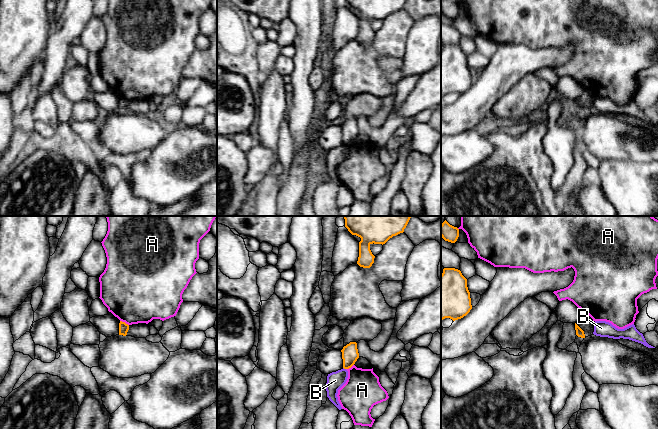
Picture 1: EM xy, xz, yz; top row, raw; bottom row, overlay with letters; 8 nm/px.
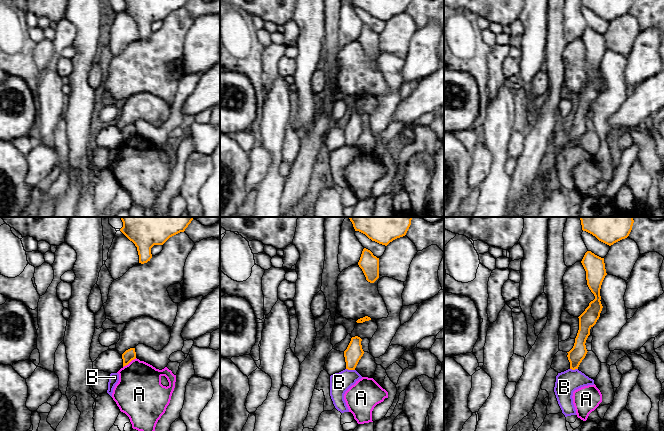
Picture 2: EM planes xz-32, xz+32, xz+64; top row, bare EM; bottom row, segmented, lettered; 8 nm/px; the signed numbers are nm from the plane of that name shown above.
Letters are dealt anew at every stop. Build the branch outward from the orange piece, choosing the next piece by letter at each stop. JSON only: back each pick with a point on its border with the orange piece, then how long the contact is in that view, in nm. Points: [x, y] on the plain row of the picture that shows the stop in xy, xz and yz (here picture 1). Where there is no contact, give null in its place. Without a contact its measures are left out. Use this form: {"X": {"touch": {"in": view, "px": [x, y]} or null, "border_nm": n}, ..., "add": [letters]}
{"add": []}

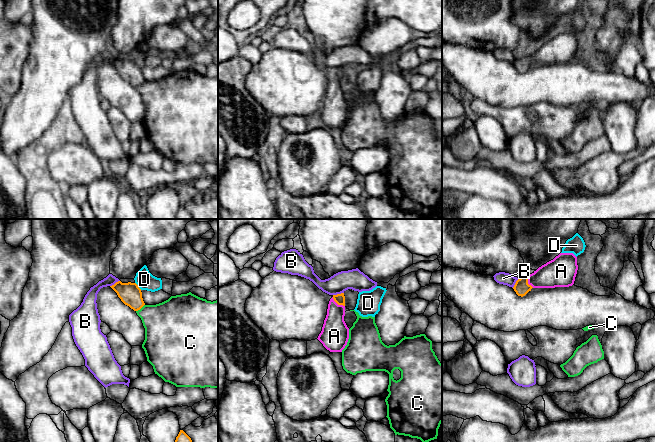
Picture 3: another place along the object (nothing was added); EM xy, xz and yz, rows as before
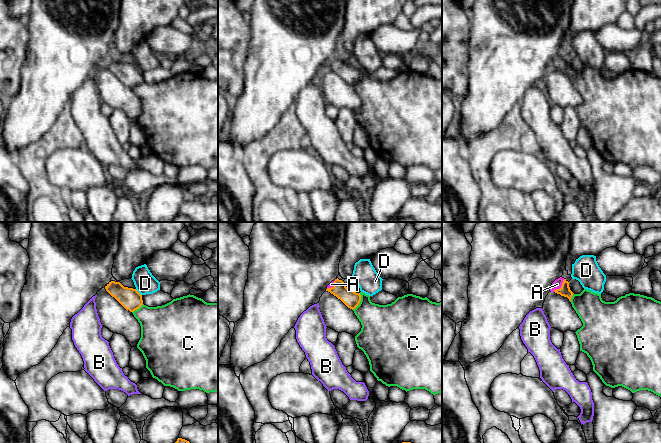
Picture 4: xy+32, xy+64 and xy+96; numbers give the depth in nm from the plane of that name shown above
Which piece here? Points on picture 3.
{"A": {"touch": {"in": "xz", "px": [338, 80]}, "border_nm": 130}, "add": ["A"]}

